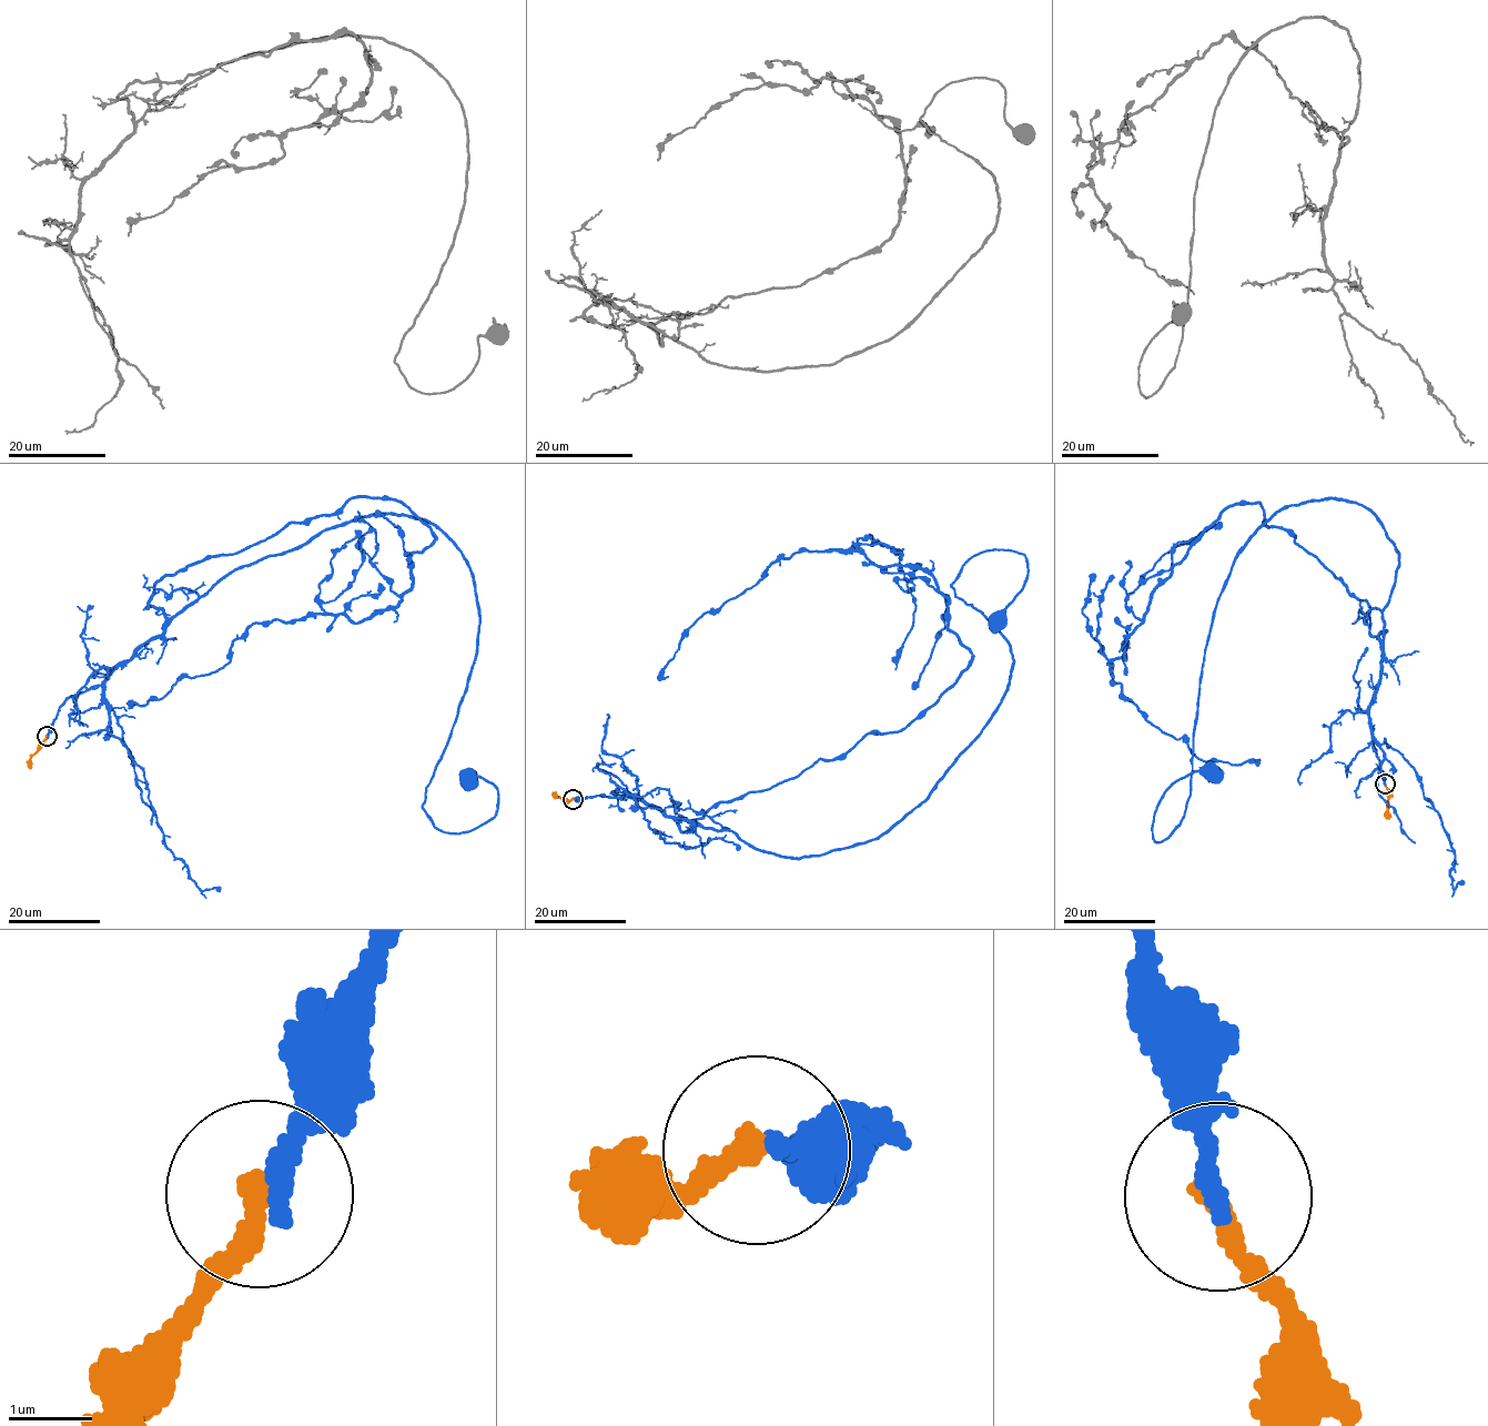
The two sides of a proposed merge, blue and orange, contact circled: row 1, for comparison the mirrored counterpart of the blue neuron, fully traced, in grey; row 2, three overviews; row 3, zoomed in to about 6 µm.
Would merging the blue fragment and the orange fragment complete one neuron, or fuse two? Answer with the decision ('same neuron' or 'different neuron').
different neuron

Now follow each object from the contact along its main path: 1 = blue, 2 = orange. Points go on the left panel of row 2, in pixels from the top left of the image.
1: (48, 736), (236, 569), (391, 512), (473, 574), (435, 828), (494, 816), (498, 791), (469, 782)
2: (47, 736), (31, 757), (30, 769)

